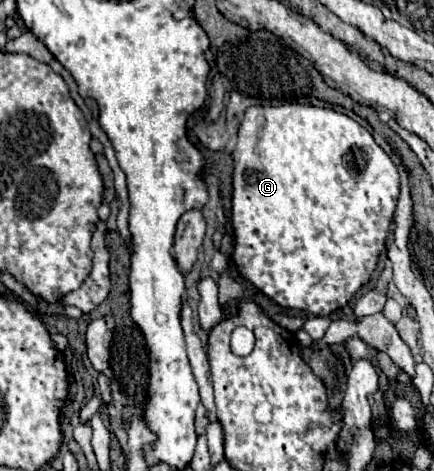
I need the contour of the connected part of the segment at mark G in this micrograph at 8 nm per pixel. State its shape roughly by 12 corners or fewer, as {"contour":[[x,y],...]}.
{"contour":[[248,107],[232,267],[280,307],[348,305],[400,193],[354,119]]}

